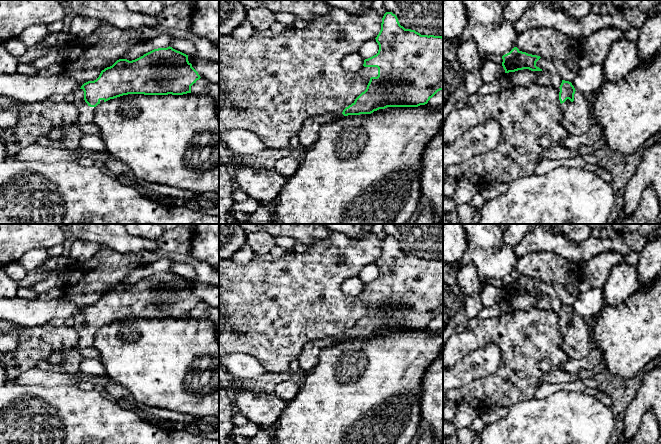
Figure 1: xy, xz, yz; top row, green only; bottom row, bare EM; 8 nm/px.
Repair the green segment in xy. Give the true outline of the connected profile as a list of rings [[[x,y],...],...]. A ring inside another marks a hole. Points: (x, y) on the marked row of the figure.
[[[170,46],[154,49],[132,61],[119,59],[112,66],[102,70],[96,80],[88,81],[80,89],[74,91],[73,103],[78,110],[77,125],[84,134],[99,134],[100,129],[94,122],[95,107],[98,104],[128,94],[183,95],[191,93],[191,86],[200,78],[188,61],[188,55]]]

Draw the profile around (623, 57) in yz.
[[[622,38],[613,43],[604,63],[605,81],[619,82],[639,64],[637,42]]]

